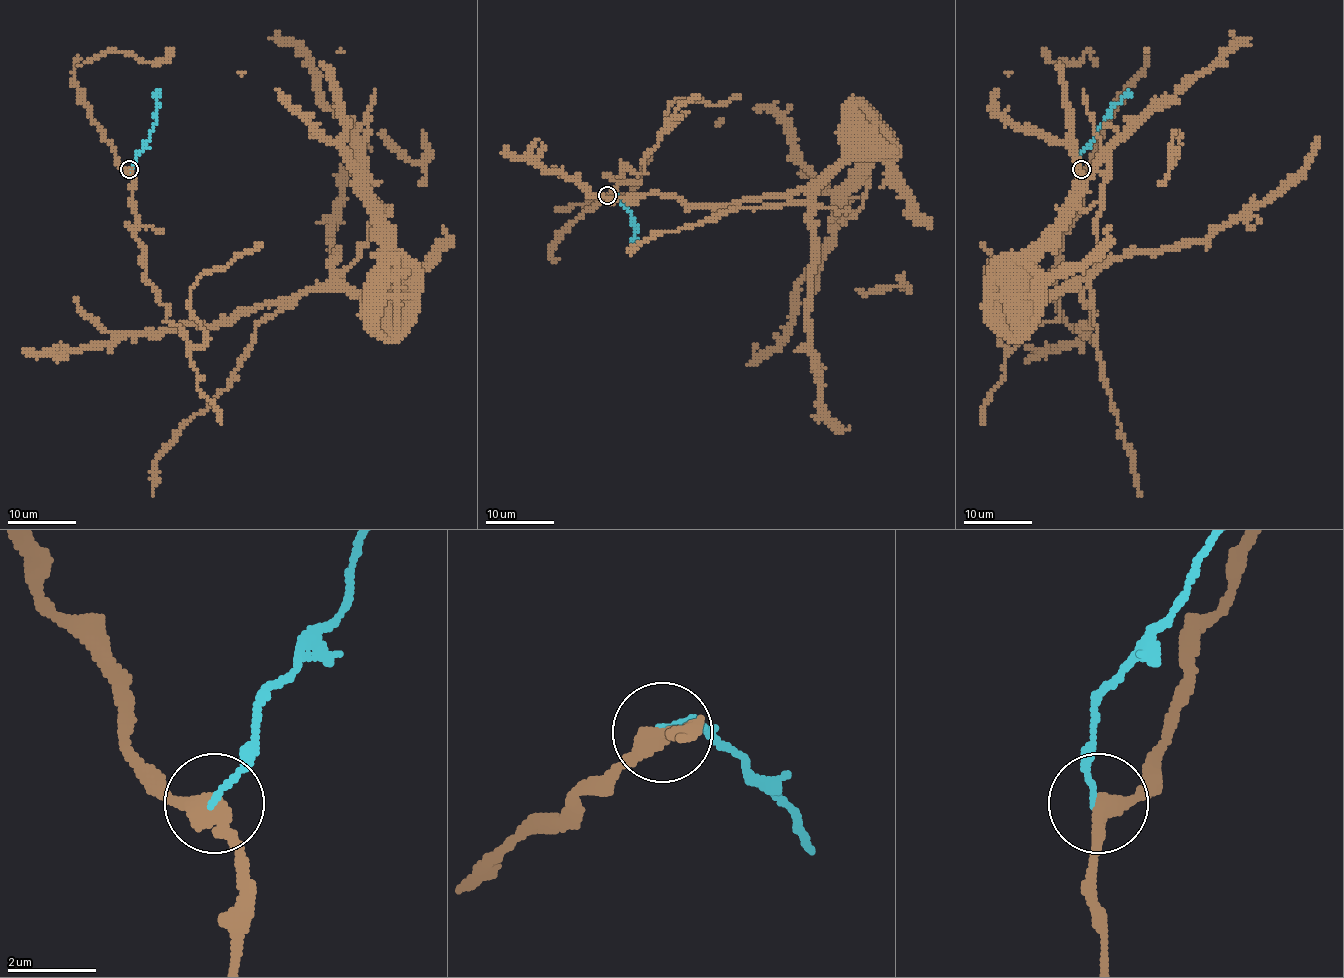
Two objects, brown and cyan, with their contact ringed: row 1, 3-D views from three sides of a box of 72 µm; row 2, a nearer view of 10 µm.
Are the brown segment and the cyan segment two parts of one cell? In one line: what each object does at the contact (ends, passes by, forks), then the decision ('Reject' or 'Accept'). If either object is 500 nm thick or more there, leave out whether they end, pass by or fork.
At the ring brown passes by. At the ring cyan ends. Reject

